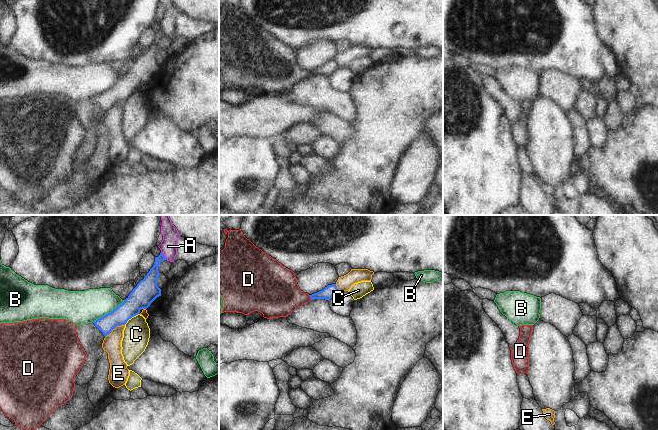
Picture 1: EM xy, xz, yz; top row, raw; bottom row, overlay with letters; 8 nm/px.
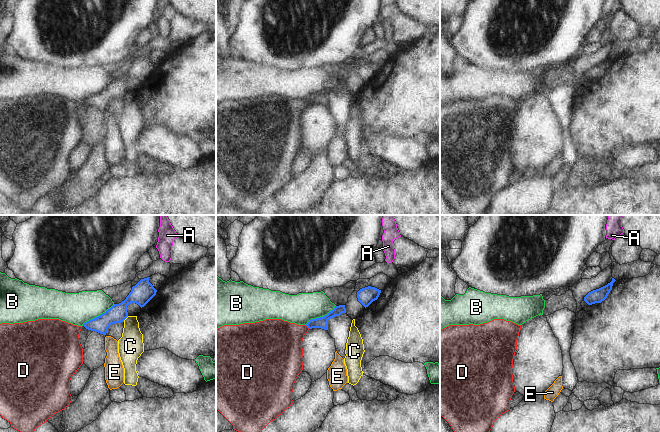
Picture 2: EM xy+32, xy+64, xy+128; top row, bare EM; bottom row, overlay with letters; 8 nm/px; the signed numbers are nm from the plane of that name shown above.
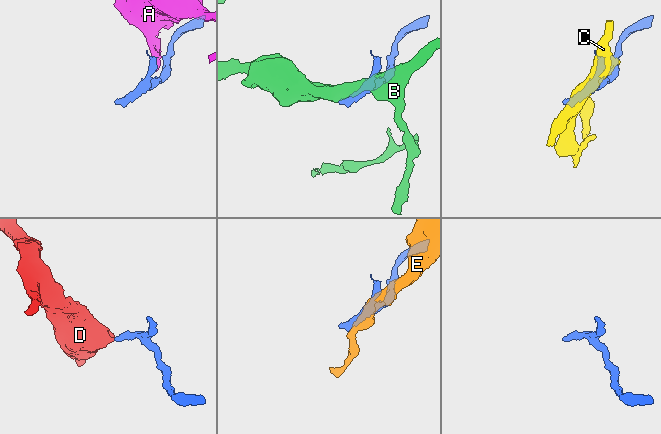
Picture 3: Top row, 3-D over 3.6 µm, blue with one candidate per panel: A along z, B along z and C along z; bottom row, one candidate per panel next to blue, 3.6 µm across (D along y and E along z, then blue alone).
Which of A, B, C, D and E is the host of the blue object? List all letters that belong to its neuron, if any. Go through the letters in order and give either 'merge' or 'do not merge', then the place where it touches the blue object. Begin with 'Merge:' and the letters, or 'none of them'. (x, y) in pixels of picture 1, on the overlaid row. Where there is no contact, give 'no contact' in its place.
Merge: D
A: do not merge | xy (163, 255)
B: do not merge | xy (108, 313)
C: do not merge | xy (131, 317)
D: merge | xz (310, 296)
E: do not merge | xy (114, 328)

